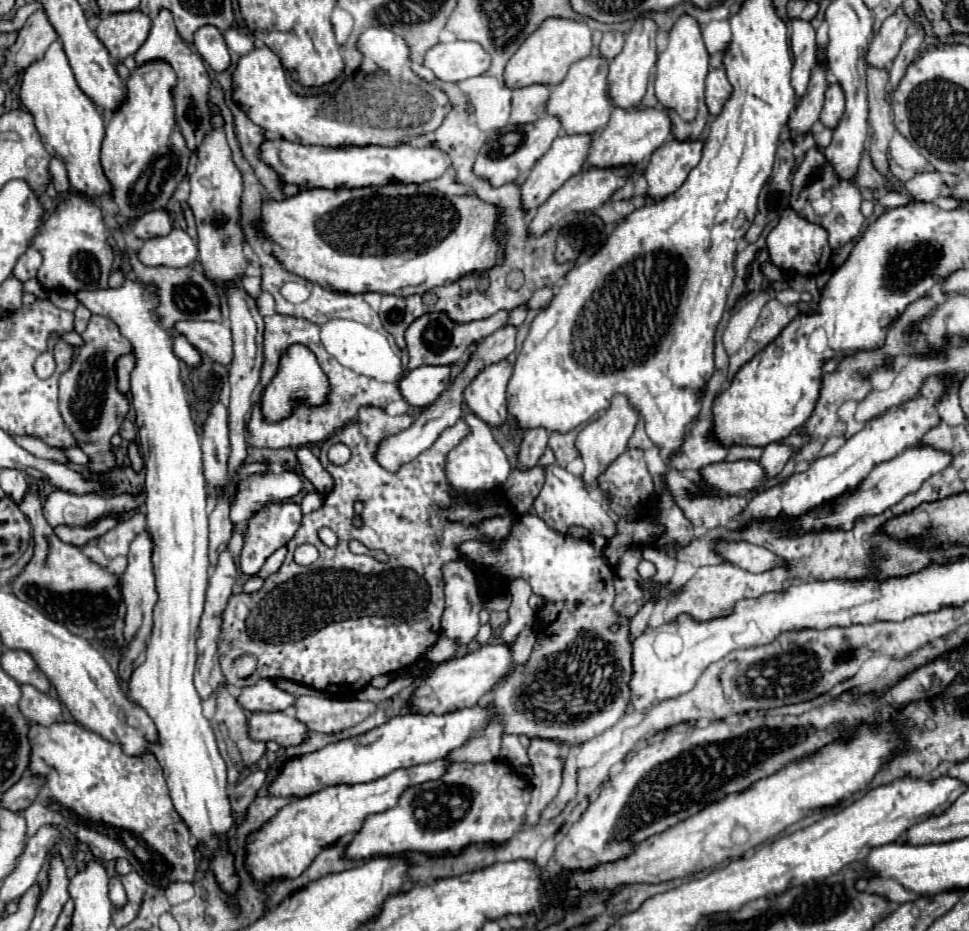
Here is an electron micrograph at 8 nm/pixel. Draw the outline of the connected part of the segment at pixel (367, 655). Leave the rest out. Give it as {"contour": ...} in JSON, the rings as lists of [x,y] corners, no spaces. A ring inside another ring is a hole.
{"contour":[[[362,407],[354,423],[348,423],[348,427],[342,427],[324,441],[320,463],[334,477],[334,489],[326,495],[324,505],[318,511],[304,515],[300,531],[294,535],[292,543],[286,545],[288,555],[284,563],[274,575],[264,581],[262,589],[254,591],[252,595],[232,595],[228,607],[224,609],[224,631],[220,633],[220,667],[228,683],[236,687],[246,687],[256,683],[256,679],[290,679],[324,691],[330,697],[344,699],[358,693],[358,689],[364,689],[376,675],[398,673],[406,669],[412,661],[418,659],[420,653],[426,653],[426,649],[438,641],[440,617],[444,611],[442,565],[448,563],[448,559],[460,557],[458,545],[466,539],[474,539],[480,535],[488,539],[506,537],[518,515],[496,499],[498,493],[456,493],[450,489],[444,465],[448,451],[456,447],[470,431],[466,421],[462,419],[450,429],[444,429],[434,447],[422,451],[414,461],[400,467],[400,471],[384,471],[374,459],[380,439],[408,429],[412,423],[414,419],[410,415],[390,417],[378,407]],[[334,443],[348,445],[352,453],[344,465],[334,465],[328,461],[326,453]],[[358,499],[364,501],[364,511],[360,515],[362,527],[352,525],[352,505]],[[320,527],[330,527],[338,535],[336,547],[326,547],[320,541]],[[352,539],[360,541],[368,549],[384,549],[390,555],[390,561],[382,565],[370,555],[354,555],[348,547]],[[302,543],[312,543],[320,551],[318,561],[308,567],[296,565],[292,559],[294,549]],[[242,655],[254,655],[256,659],[256,669],[246,679],[240,679],[234,671],[234,659]]]}

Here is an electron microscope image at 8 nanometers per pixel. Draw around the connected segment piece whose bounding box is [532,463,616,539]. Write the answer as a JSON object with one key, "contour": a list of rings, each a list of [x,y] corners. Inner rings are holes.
{"contour":[[[552,463],[546,467],[546,483],[540,491],[540,495],[534,501],[534,511],[540,519],[544,519],[544,523],[548,523],[548,527],[552,531],[558,533],[566,533],[570,527],[578,525],[588,529],[594,535],[602,535],[606,539],[612,539],[616,535],[616,521],[610,515],[610,511],[606,507],[602,507],[602,501],[598,497],[594,497],[582,483],[580,477],[570,475],[564,467],[560,467],[558,463]]]}

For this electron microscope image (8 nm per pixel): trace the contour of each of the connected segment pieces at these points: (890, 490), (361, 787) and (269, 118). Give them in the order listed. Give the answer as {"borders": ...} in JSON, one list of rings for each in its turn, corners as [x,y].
{"borders":[[[[928,445],[908,447],[904,453],[900,453],[892,461],[886,461],[886,463],[876,465],[872,469],[872,473],[858,485],[856,491],[844,495],[840,501],[834,501],[834,503],[826,503],[822,507],[816,507],[812,511],[814,513],[814,529],[822,529],[822,527],[830,527],[830,529],[852,529],[856,519],[860,519],[864,515],[880,515],[888,507],[892,507],[898,501],[902,501],[906,495],[916,493],[920,489],[920,485],[928,477],[932,477],[934,473],[940,473],[942,469],[946,469],[950,465],[950,461],[952,461],[950,453],[932,449]]],[[[438,759],[408,769],[396,769],[390,775],[370,783],[336,785],[302,799],[294,799],[292,803],[282,807],[272,819],[268,819],[258,831],[246,837],[246,871],[258,883],[272,883],[278,879],[298,877],[314,861],[322,847],[330,847],[340,837],[356,833],[362,827],[366,815],[392,809],[404,789],[416,783],[424,783],[428,779],[438,779],[446,771],[446,767],[448,763],[444,759]]],[[[370,27],[360,35],[360,51],[366,63],[376,63],[378,71],[362,67],[358,79],[366,85],[340,87],[332,99],[330,95],[300,97],[292,93],[286,83],[286,71],[280,59],[268,47],[256,47],[242,55],[232,73],[232,99],[242,111],[264,131],[282,135],[294,143],[348,147],[348,145],[382,145],[390,147],[404,135],[430,133],[440,127],[444,115],[450,111],[448,97],[432,83],[422,81],[412,69],[408,59],[408,45],[400,35],[384,29]]]]}

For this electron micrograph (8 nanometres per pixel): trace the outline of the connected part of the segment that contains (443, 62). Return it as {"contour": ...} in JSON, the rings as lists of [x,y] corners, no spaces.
{"contour":[[[472,41],[438,43],[424,55],[424,67],[428,67],[440,81],[464,81],[482,75],[490,67],[488,53]]]}

